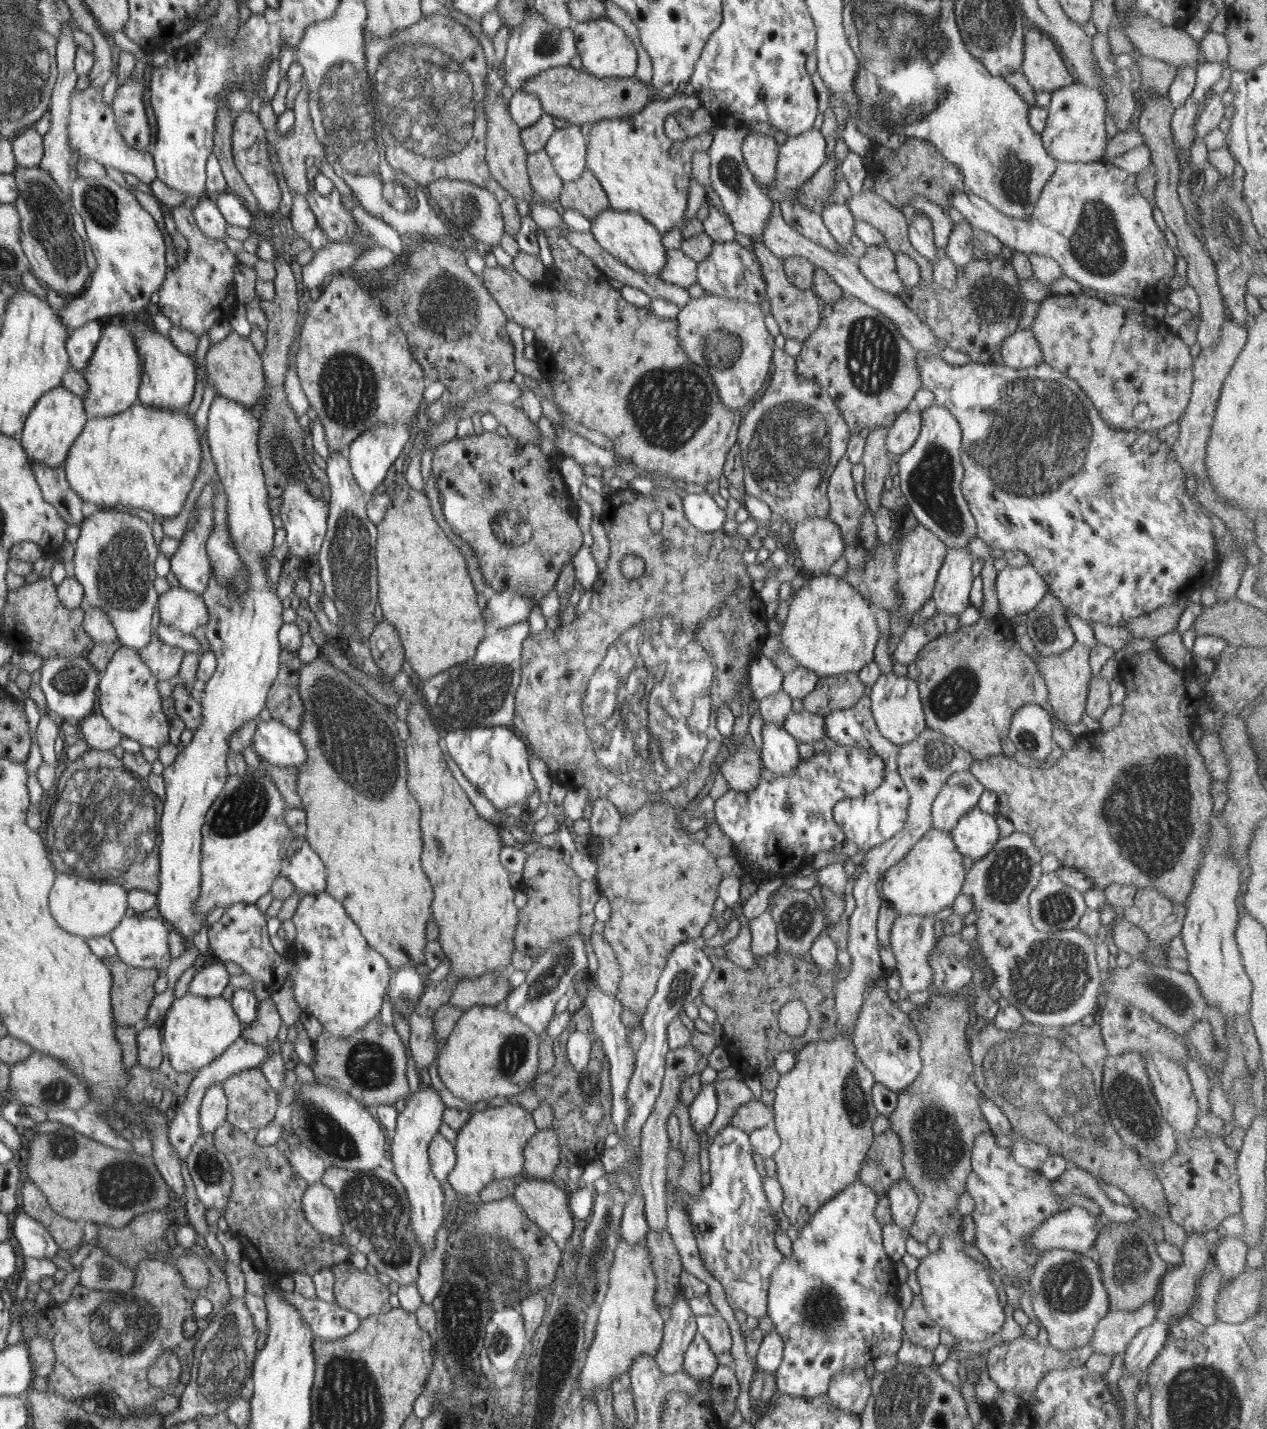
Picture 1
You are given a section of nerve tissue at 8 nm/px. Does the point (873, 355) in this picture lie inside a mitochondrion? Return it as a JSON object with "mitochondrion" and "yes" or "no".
{"mitochondrion":"yes"}

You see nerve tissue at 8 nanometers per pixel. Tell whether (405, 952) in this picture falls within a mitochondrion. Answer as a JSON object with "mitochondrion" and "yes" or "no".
{"mitochondrion":"no"}

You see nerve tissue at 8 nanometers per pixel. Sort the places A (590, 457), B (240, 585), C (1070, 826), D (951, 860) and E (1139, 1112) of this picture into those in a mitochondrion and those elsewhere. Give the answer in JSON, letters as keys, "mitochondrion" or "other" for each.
{"A":"other","B":"mitochondrion","C":"other","D":"other","E":"mitochondrion"}

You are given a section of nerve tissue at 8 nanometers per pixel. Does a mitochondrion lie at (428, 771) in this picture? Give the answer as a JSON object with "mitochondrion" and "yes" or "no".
{"mitochondrion":"no"}

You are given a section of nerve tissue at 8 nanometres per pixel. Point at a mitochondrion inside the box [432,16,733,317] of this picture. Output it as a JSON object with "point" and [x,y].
{"point":[549,45]}

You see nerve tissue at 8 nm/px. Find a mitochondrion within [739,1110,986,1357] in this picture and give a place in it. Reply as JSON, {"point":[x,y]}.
{"point":[821,1312]}

